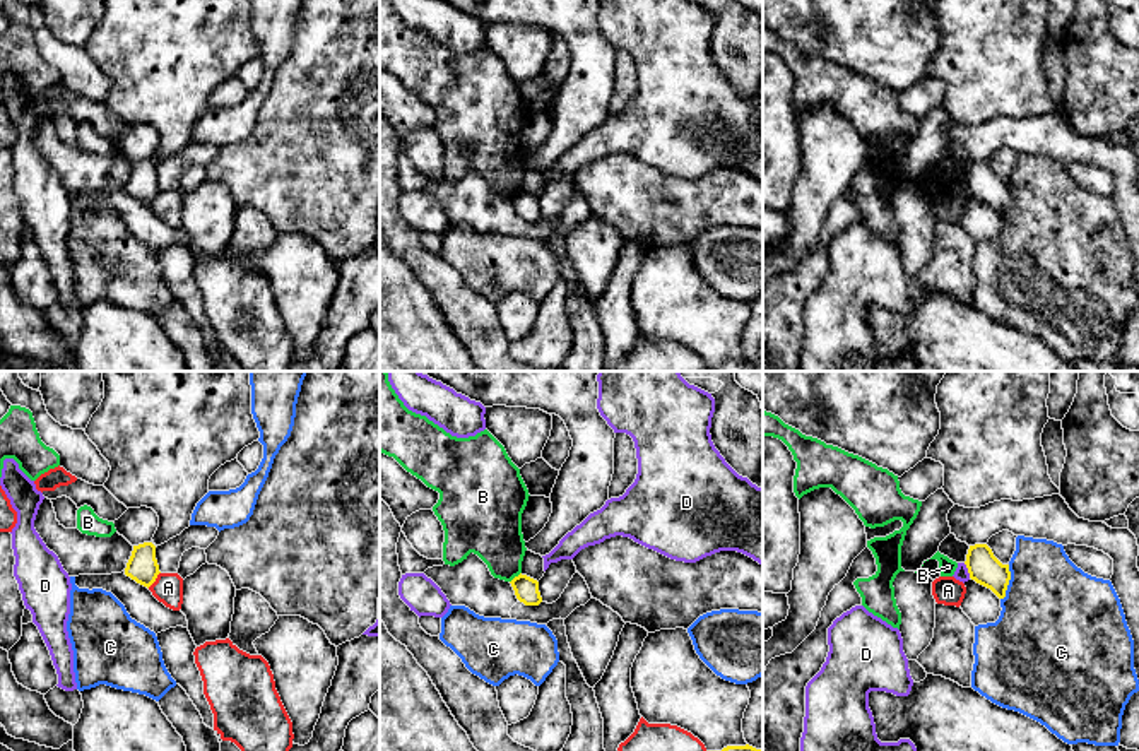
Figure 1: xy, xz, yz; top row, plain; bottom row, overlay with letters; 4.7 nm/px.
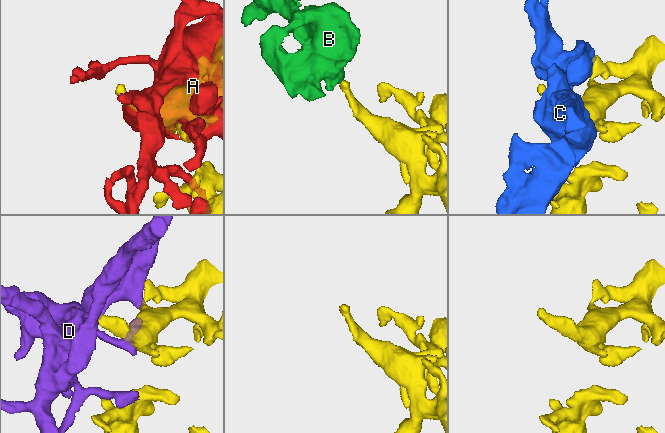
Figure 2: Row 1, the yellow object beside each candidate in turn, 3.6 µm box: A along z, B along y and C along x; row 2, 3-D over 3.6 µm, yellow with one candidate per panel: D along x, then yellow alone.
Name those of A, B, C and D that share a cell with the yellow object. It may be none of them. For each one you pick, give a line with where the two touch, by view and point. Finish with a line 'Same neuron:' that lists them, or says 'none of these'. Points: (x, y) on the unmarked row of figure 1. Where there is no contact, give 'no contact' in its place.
Same neuron: none of these

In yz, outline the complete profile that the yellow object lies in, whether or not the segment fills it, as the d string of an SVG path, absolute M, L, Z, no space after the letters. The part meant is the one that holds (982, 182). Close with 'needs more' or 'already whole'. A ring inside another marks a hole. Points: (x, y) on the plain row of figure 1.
M987 161L970 163L965 181L971 197L990 205L999 216L1006 214L1009 181L1002 181Z | already whole

